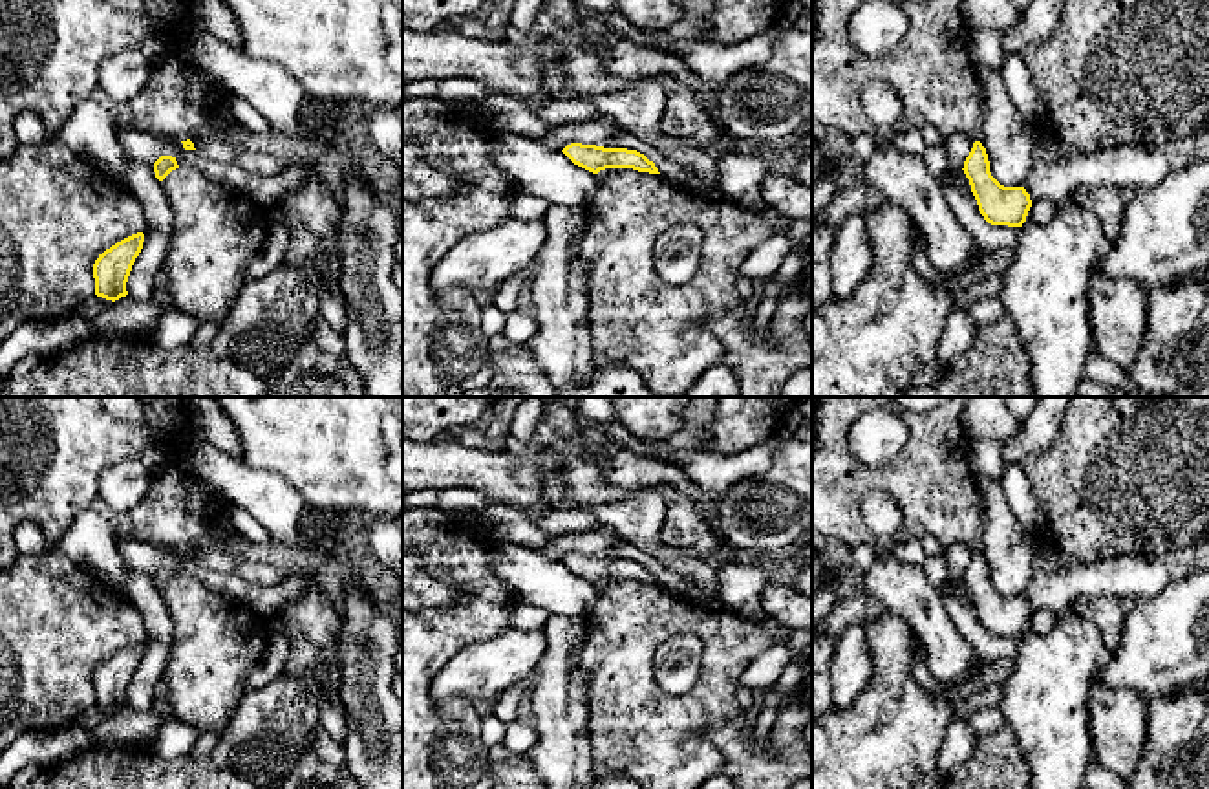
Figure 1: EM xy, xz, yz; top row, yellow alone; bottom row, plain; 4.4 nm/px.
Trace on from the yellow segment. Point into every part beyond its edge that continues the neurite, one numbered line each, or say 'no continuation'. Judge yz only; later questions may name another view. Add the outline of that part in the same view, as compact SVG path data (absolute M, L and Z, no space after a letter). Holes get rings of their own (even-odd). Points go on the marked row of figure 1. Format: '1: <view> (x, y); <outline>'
1: yz (1056, 171); M1209 113L1194 134L1161 145L1123 145L1081 152L1044 132L1035 132L1024 189L1032 201L1065 203L1075 189L1154 189L1169 174L1207 159Z

